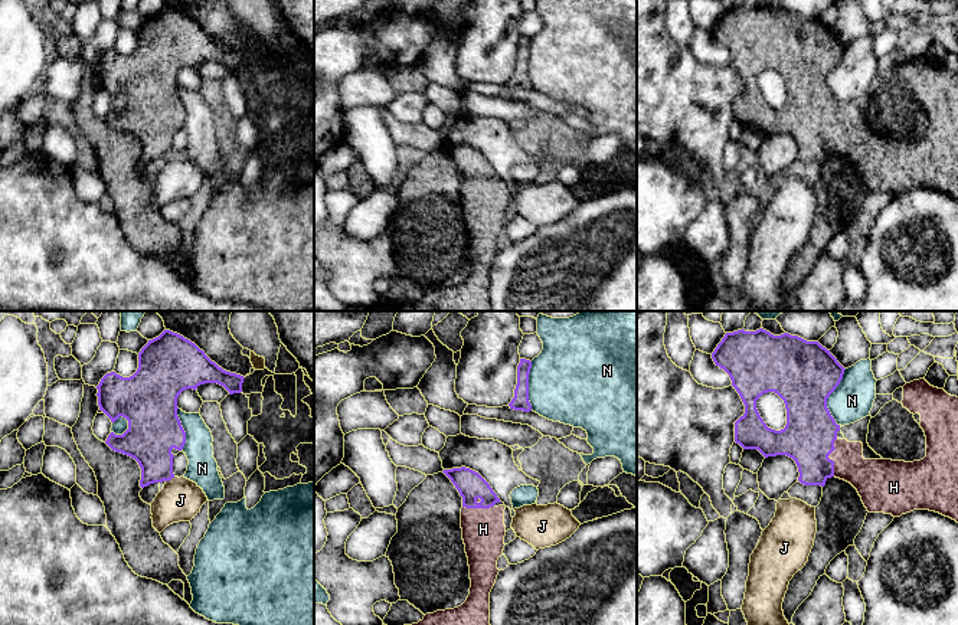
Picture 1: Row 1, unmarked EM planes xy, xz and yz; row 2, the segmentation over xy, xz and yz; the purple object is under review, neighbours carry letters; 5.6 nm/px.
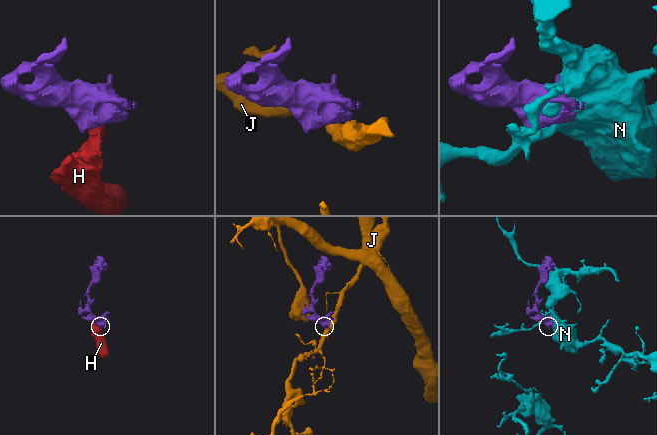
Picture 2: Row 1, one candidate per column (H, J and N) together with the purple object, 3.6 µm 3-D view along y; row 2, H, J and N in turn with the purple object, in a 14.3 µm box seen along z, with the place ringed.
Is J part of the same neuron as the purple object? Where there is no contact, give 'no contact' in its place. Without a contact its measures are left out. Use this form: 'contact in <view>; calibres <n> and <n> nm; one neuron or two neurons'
contact in xy; calibres 280 and 240 nm; two neurons

